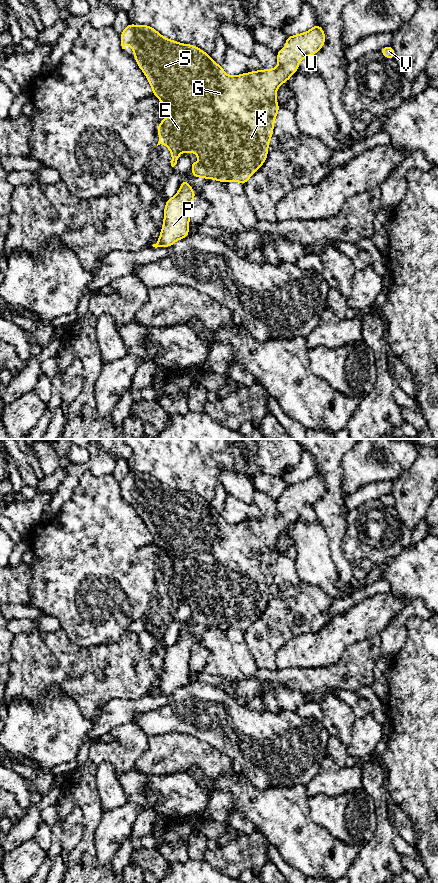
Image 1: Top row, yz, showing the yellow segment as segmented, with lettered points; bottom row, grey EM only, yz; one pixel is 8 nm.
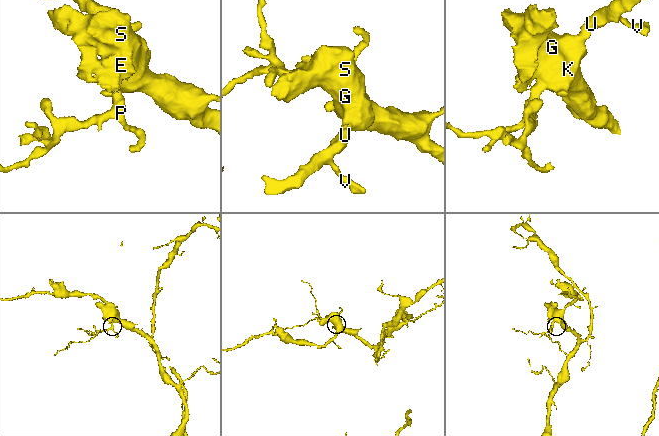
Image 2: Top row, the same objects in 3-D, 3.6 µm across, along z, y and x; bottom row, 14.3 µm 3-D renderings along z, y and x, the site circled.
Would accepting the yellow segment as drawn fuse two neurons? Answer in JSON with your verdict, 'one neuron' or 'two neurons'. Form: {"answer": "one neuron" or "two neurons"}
{"answer": "one neuron"}

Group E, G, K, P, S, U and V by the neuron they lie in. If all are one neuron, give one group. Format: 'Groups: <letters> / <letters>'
Groups: E G K P S U V

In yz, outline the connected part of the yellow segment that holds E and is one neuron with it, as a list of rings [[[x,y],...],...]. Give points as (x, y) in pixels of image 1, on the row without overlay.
[[[129,471],[120,482],[120,486],[122,497],[125,497],[127,491],[130,492],[135,508],[146,523],[153,542],[167,557],[167,565],[159,571],[156,577],[159,580],[157,594],[164,592],[168,595],[172,602],[171,614],[174,615],[177,612],[181,600],[185,599],[189,603],[191,599],[194,599],[204,614],[201,615],[195,609],[191,611],[193,626],[202,625],[223,631],[236,629],[242,633],[257,620],[267,606],[274,568],[280,557],[276,549],[279,534],[287,530],[298,518],[301,508],[306,504],[313,504],[325,491],[325,481],[317,471],[305,481],[287,485],[286,496],[277,500],[278,514],[275,517],[253,518],[251,521],[229,524],[223,515],[210,506],[210,502],[196,494],[165,486],[149,473]]]

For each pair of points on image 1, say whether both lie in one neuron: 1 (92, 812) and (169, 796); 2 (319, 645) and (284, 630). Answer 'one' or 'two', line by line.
1: two
2: two

